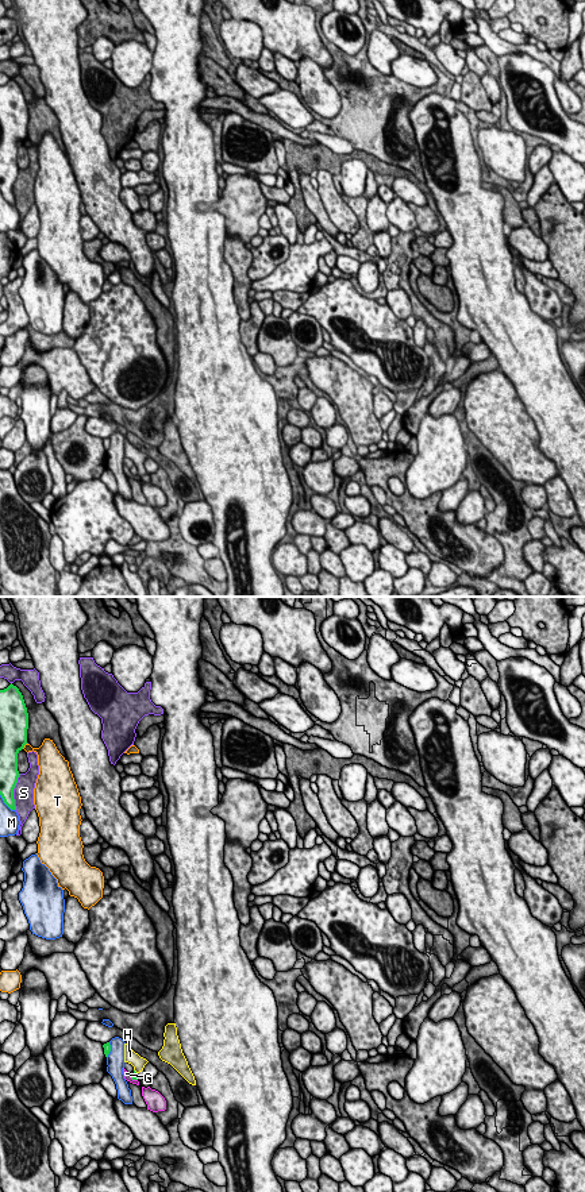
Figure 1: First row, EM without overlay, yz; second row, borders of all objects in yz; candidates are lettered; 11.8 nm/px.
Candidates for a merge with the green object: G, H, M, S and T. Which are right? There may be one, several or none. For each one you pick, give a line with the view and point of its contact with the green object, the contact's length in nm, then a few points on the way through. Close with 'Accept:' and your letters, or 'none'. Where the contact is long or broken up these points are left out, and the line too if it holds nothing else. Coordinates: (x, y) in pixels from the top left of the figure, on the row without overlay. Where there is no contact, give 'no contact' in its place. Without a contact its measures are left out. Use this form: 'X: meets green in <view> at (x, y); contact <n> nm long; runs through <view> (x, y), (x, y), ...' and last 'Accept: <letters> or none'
Accept: none

